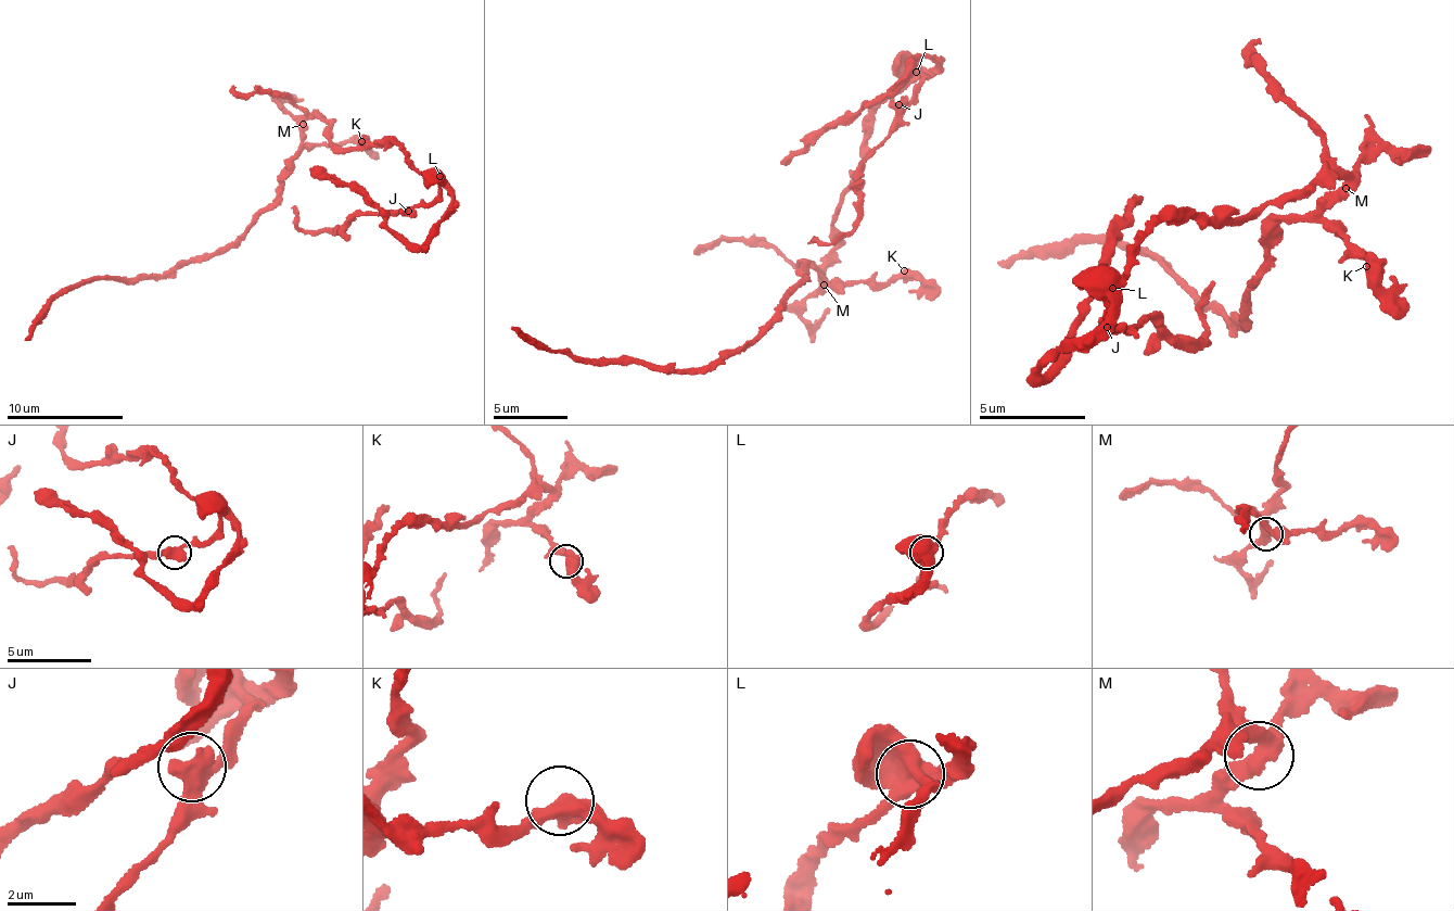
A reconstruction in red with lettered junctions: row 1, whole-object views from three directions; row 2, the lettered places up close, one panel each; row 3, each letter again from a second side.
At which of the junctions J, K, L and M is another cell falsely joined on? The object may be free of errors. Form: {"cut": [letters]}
{"cut": ["L"]}

